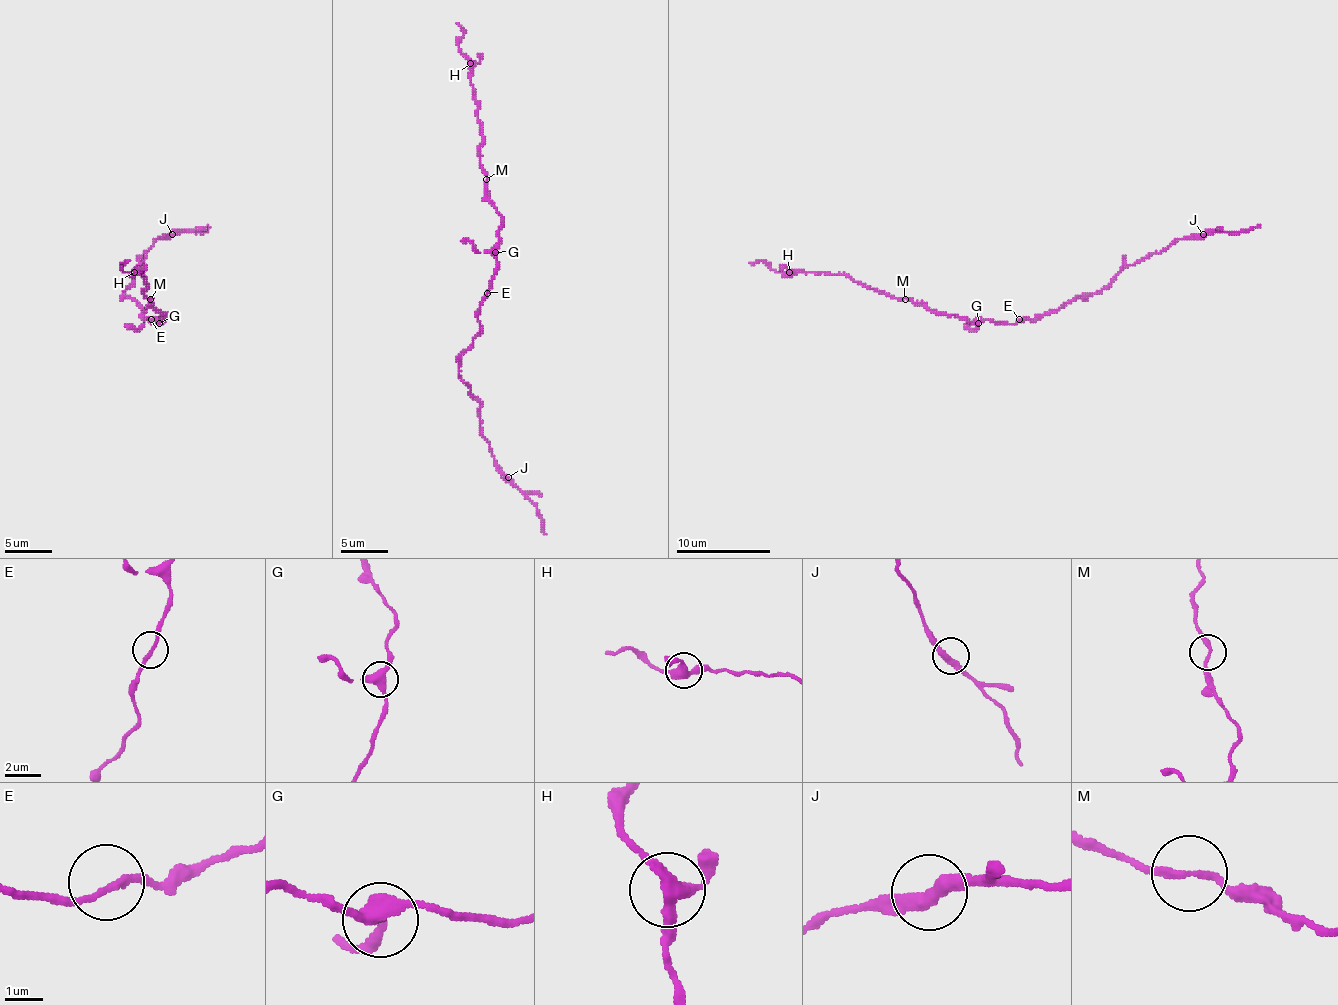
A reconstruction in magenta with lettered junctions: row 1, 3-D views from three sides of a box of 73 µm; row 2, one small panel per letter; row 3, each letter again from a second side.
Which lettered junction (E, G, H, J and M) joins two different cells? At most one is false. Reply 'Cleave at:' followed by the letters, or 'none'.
Cleave at: none

